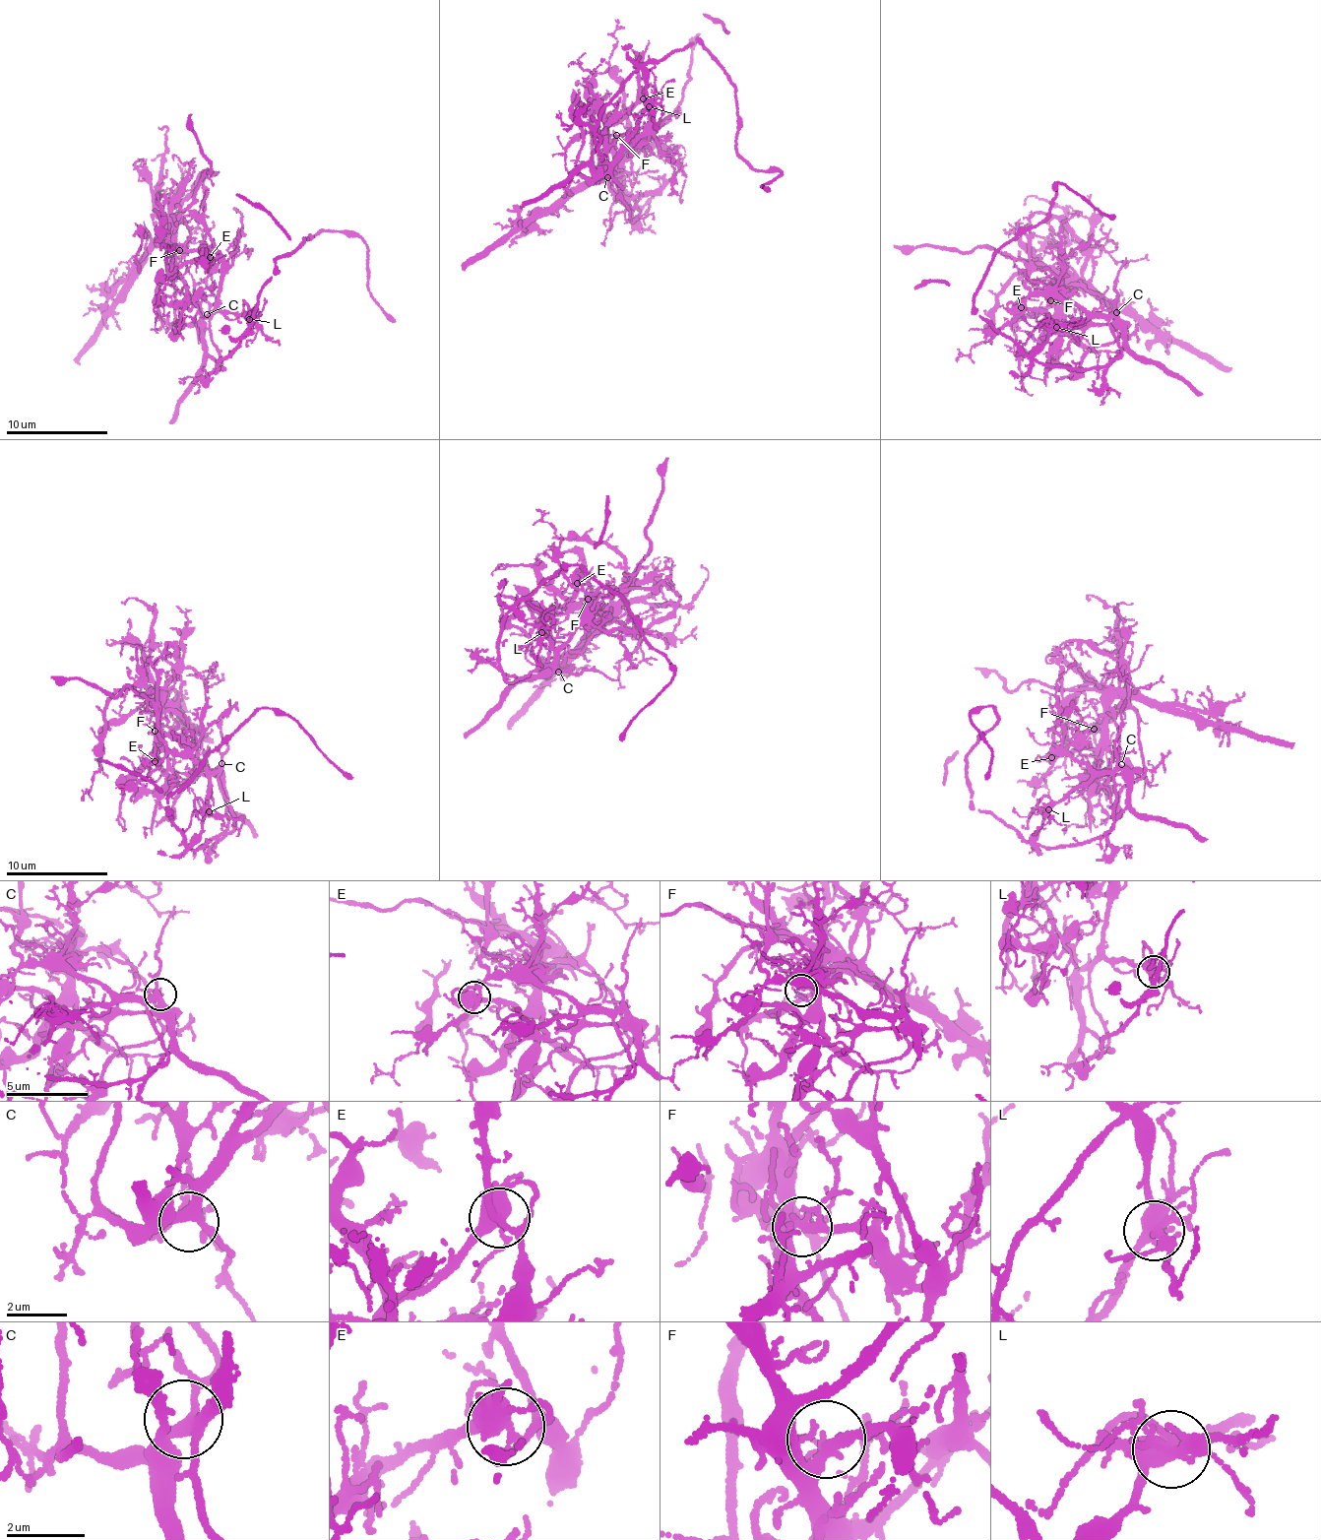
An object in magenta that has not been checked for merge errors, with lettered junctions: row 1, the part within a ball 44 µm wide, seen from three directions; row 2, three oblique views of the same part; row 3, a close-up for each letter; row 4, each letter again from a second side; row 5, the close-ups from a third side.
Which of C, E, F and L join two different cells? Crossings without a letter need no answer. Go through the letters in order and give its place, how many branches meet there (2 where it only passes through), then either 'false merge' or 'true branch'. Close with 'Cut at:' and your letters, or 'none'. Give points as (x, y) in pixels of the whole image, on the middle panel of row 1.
C: (607, 177) | 4 | true branch
E: (643, 98) | 7 | false merge
F: (616, 135) | 5 | true branch
L: (649, 106) | 8 | true branch
Cut at: E

